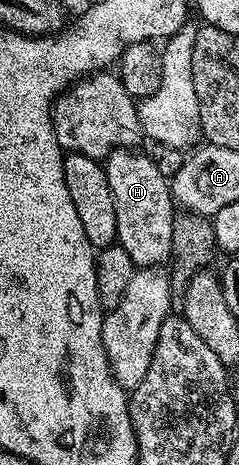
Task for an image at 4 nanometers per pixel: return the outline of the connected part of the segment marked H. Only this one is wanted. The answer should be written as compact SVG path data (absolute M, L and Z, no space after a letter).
M124 148L122 150L115 150L109 155L105 160L105 169L107 172L107 179L109 180L109 192L113 194L113 209L117 212L117 242L118 245L125 248L125 252L129 252L129 256L133 259L136 267L139 268L159 268L164 264L163 261L168 261L171 258L171 245L173 244L173 220L177 213L177 207L174 199L171 197L171 183L169 181L168 175L163 175L159 171L159 166L151 158L146 158L143 154L135 154L134 149Z

